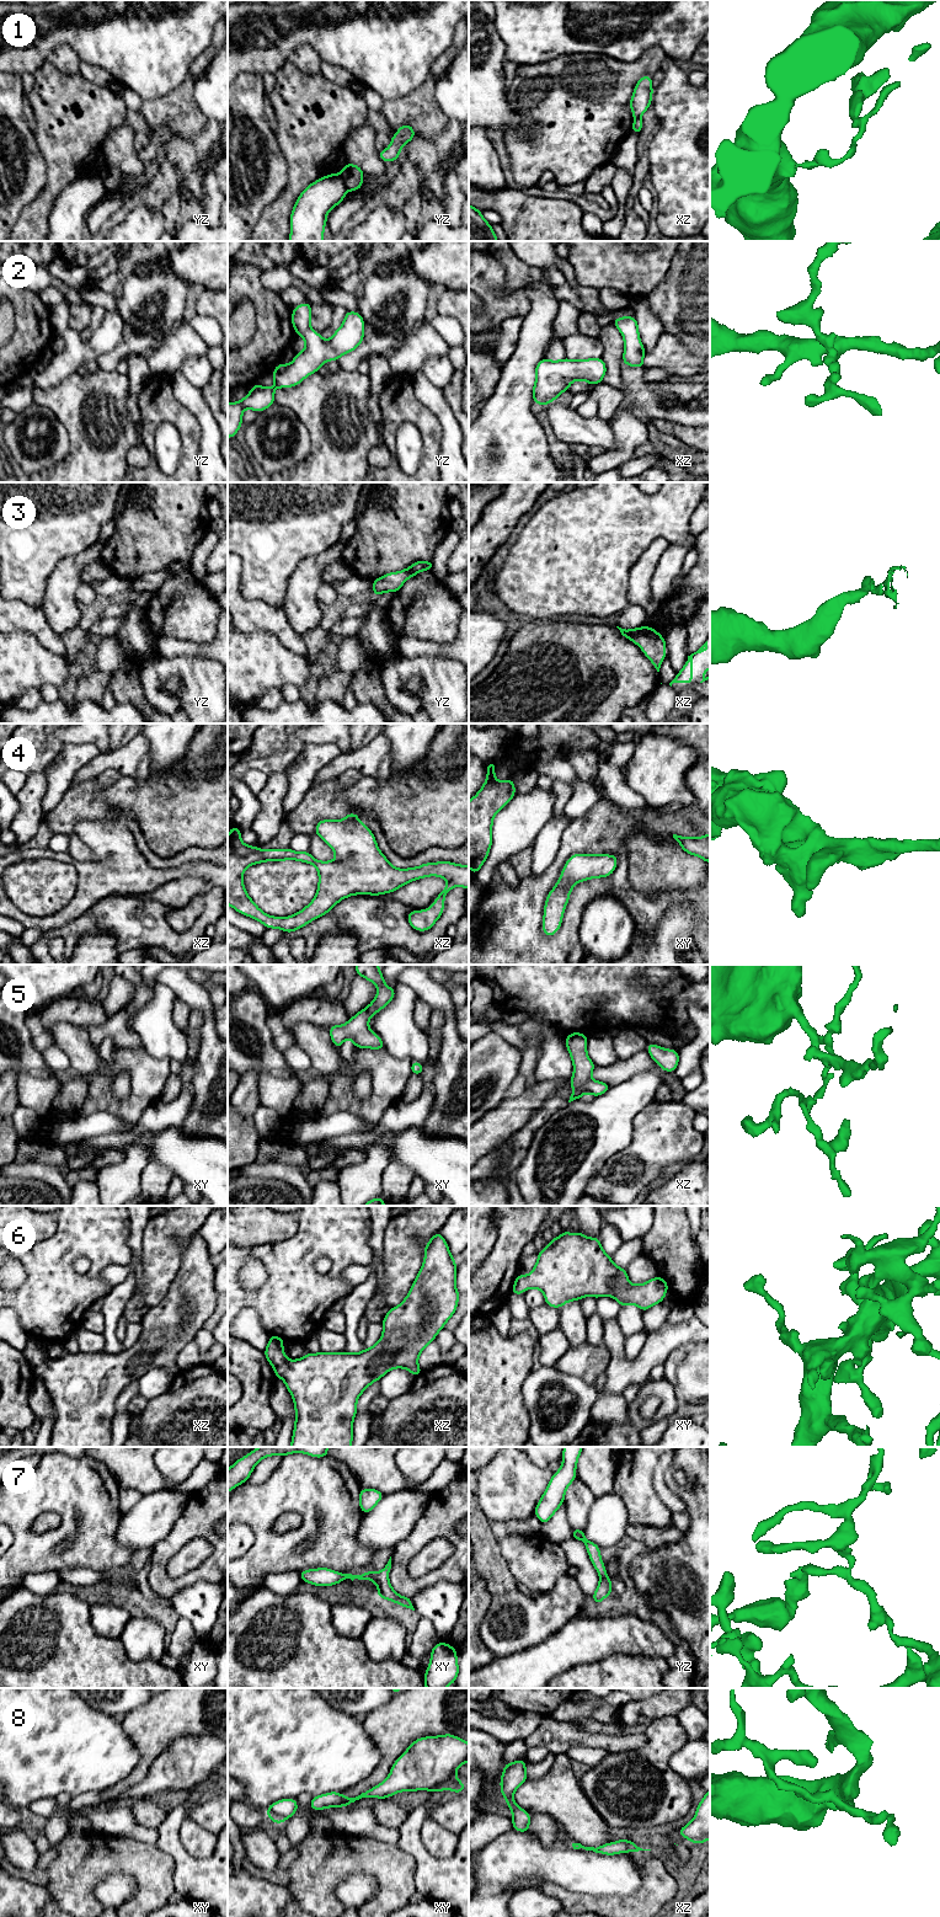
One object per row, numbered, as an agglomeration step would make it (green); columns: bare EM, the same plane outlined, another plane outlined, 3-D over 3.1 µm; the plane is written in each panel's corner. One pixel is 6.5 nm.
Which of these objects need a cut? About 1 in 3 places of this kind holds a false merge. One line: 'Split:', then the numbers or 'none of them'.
Split: 1

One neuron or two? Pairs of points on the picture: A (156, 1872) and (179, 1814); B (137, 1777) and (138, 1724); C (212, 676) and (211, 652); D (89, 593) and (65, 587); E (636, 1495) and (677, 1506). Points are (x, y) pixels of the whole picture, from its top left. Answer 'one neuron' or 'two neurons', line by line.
A: two neurons
B: one neuron
C: two neurons
D: two neurons
E: two neurons

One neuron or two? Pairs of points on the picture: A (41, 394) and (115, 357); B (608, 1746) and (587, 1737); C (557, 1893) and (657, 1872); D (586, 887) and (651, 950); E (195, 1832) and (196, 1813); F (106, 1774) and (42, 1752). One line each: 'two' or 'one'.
A: two
B: one
C: one
D: two
E: two
F: one

